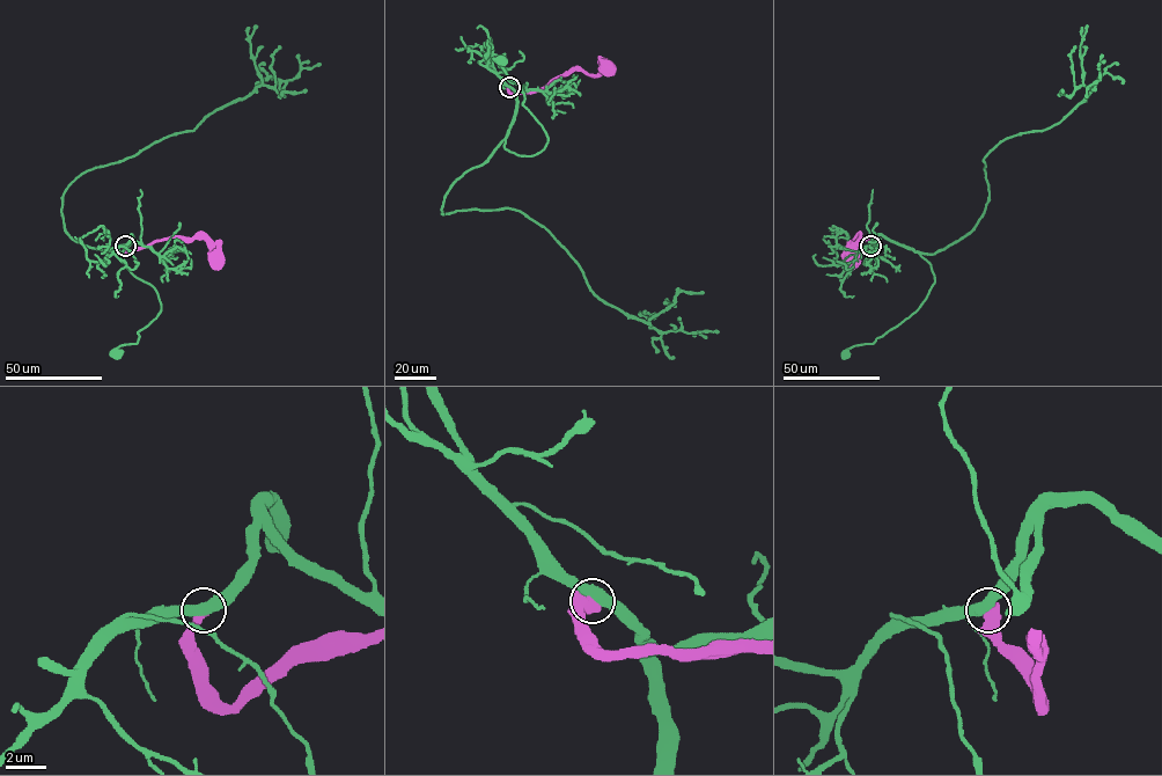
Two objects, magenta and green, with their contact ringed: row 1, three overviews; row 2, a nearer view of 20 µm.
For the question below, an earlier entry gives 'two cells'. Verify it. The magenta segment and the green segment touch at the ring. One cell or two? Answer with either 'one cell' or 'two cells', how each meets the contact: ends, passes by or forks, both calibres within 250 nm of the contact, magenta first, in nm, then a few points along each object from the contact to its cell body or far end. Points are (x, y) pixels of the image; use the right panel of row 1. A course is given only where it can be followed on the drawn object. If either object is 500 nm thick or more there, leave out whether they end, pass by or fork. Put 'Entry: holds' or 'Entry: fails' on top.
Entry: holds
two cells | 600/500 nm | magenta via (870, 244), (876, 254), (870, 241), (854, 238), (859, 241), (852, 260) | green via (870, 244), (883, 235), (913, 249), (931, 264), (934, 282), (909, 316), (845, 353)

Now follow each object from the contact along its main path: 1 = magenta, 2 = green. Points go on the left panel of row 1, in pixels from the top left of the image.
1: (125, 244), (124, 250), (129, 254), (170, 238), (203, 238), (215, 260)
2: (125, 244), (131, 235), (120, 260), (155, 288), (161, 309), (138, 331), (137, 343), (118, 346), (118, 353)

